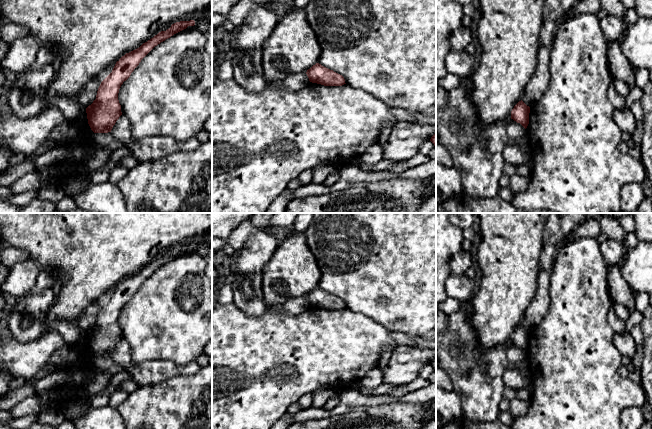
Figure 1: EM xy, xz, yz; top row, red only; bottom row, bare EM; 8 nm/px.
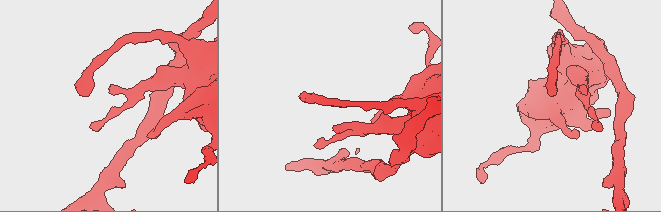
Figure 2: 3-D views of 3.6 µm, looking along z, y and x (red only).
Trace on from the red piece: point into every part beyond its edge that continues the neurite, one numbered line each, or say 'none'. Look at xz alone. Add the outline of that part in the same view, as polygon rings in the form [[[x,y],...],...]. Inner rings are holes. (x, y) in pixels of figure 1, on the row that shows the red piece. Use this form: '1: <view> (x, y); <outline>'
none

